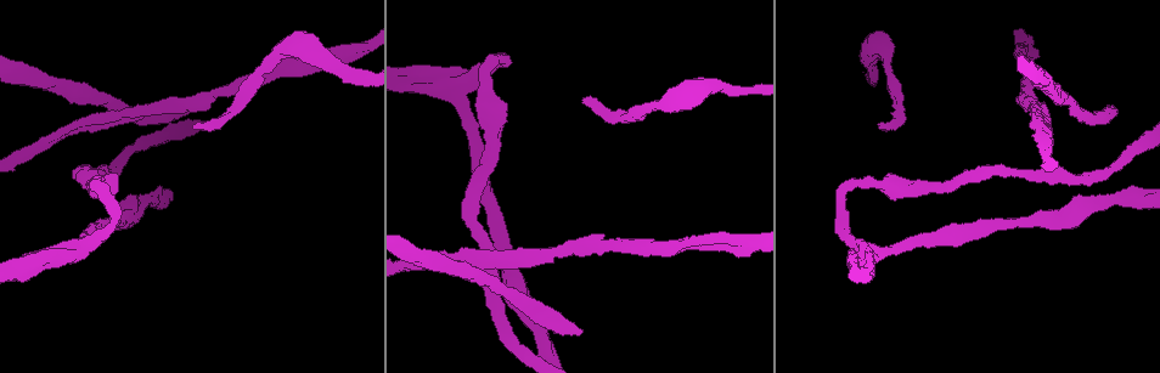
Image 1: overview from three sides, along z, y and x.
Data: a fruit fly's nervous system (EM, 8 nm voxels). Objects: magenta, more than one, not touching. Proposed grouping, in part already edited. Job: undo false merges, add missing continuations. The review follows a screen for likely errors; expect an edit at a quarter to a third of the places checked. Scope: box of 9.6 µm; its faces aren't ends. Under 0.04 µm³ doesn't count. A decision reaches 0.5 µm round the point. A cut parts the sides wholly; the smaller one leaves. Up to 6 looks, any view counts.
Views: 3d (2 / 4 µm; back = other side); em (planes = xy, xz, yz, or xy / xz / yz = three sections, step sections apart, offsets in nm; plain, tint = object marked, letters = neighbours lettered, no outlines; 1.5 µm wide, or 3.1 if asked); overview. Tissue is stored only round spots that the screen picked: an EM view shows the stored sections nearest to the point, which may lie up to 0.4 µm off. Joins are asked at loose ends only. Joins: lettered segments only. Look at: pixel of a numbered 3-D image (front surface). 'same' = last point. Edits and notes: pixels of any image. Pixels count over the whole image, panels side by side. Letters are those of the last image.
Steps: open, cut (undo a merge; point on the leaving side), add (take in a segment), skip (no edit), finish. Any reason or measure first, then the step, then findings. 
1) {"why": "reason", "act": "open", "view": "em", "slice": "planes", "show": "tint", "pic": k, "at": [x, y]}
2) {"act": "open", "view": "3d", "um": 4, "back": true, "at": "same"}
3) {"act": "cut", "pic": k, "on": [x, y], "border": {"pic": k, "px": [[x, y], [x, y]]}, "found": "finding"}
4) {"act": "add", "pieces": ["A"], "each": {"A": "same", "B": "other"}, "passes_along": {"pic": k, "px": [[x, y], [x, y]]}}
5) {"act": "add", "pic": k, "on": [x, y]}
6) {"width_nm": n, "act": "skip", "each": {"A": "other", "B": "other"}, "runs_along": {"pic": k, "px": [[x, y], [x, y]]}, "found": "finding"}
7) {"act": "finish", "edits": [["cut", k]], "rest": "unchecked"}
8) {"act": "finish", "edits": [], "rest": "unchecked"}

{"why": "branch stops here", "act": "open", "view": "em", "slice": "yz", "step": 8, "show": "tint", "pic": 1, "at": [879, 125]}

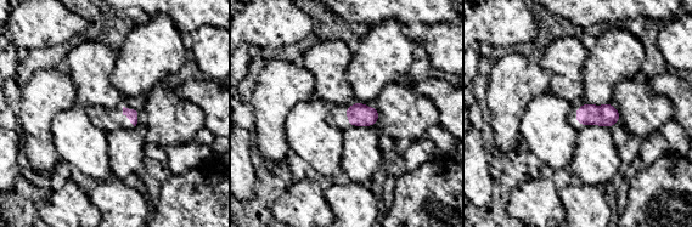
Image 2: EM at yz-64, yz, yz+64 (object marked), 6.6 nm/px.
{"act": "open", "view": "em", "slice": "planes", "show": "letters", "at": "same"}

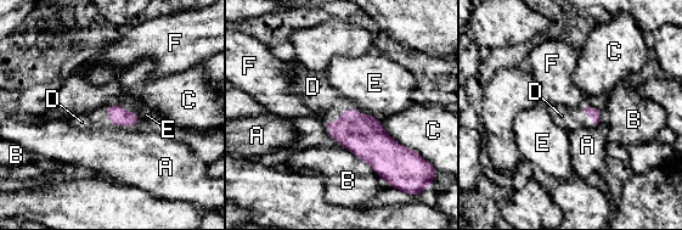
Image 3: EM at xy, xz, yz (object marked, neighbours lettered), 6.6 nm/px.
{"act": "add", "pieces": ["D"], "each": {"A": "other", "B": "other", "C": "other", "D": "same", "E": "other", "F": "other"}, "passes_along": {"pic": 3, "px": [[362, 134], [347, 111], [315, 90]]}, "found": "it goes on there"}

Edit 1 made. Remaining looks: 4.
{"why": "sharp bend", "act": "open", "view": "3d", "um": 4, "pic": 1, "at": [102, 192]}

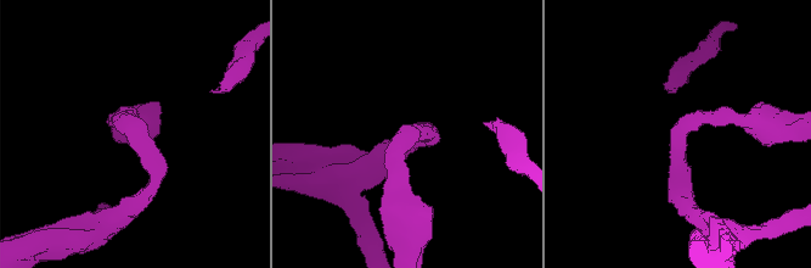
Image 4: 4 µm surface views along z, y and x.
{"arm_widths_nm": [240, 240], "act": "open", "view": "em", "slice": "planes", "show": "tint", "pic": 4, "at": [408, 132]}

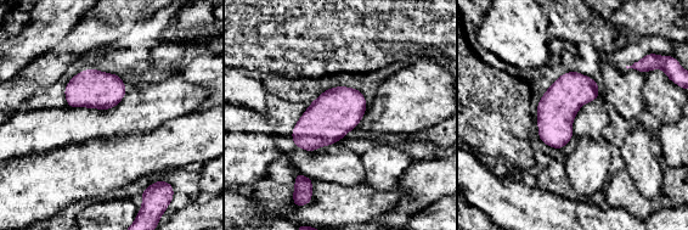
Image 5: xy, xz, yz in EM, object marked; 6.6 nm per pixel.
{"why": "see the neighbours", "act": "open", "view": "em", "slice": "planes", "show": "letters", "at": "same"}

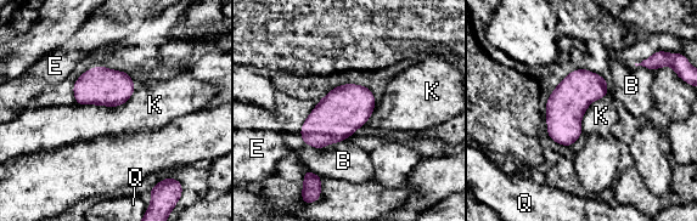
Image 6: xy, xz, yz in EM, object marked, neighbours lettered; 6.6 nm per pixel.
{"width_nm": 200, "act": "skip", "each": {"B": "other", "E": "other", "K": "other", "Q": "other"}, "border": {"pic": 6, "px": [[135, 90], [118, 106], [77, 105]]}, "found": "continuous, no second cell"}

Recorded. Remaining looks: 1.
{"why": "branch stops here", "act": "open", "view": "em", "slice": "planes", "show": "letters", "pic": 1, "at": [580, 331]}

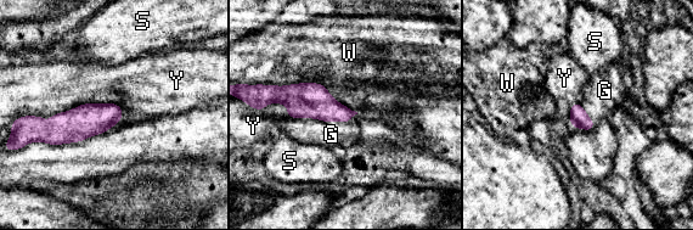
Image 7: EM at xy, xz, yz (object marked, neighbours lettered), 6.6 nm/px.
{"longest_contact_nm": ["W", 400], "act": "add", "pieces": ["G"], "each": {"G": "same", "S": "other", "W": "other", "Y": "other"}, "passes_along": {"pic": 7, "px": [[305, 100], [332, 121], [331, 134]]}, "found": "it goes on there"}

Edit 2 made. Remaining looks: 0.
{"act": "finish", "edits": [["add", 3], ["add", 7]], "rest": "unchecked"}

